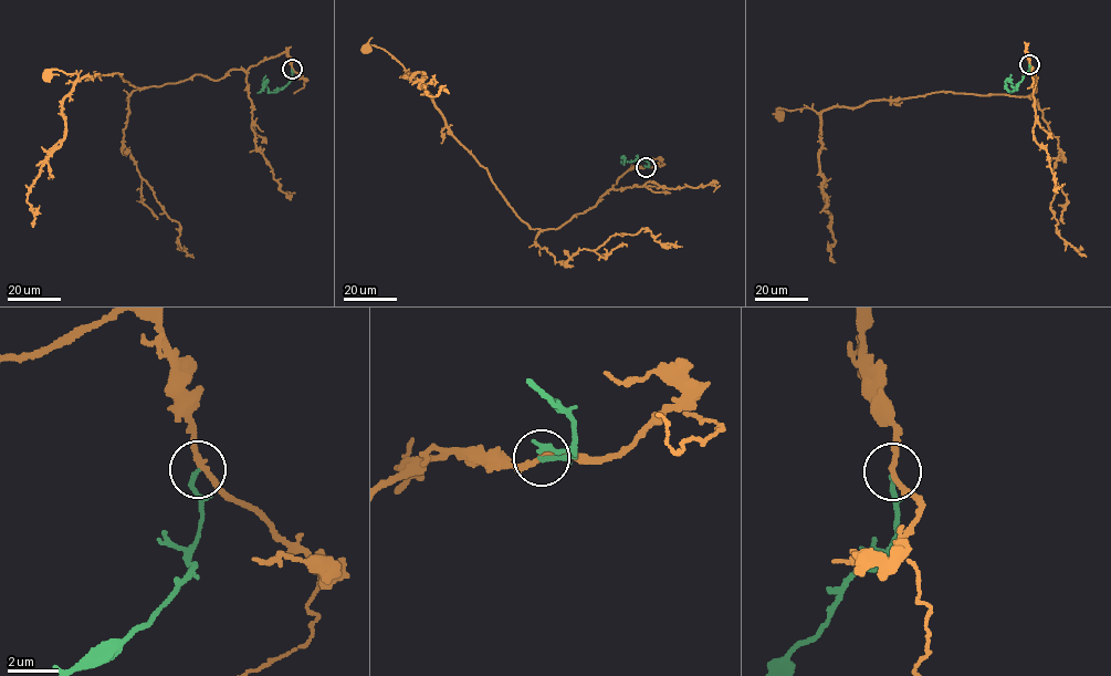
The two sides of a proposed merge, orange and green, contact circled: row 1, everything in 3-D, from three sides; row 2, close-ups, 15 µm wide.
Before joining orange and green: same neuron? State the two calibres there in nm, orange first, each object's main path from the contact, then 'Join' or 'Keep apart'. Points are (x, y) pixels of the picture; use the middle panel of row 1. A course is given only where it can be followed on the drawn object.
Thickness 200 nm (orange) against 160 nm. Course of orange: (646, 167), (629, 168), (594, 206), (558, 228), (531, 229), (447, 128), (419, 82), (383, 49), (365, 49). Course of green: (646, 167), (649, 166), (646, 159), (628, 162), (622, 156), (624, 165). Keep apart

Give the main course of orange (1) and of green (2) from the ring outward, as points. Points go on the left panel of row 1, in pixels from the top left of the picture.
1: (292, 69), (283, 52), (215, 80), (195, 74), (142, 87), (115, 72), (77, 80), (60, 70), (48, 74)
2: (292, 69), (286, 85), (270, 92), (266, 80), (257, 93)

